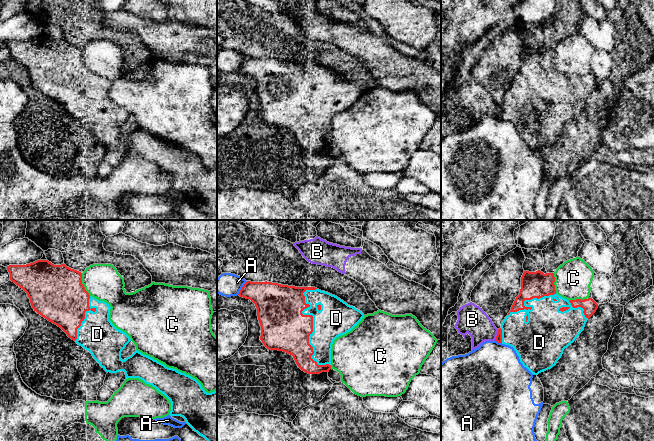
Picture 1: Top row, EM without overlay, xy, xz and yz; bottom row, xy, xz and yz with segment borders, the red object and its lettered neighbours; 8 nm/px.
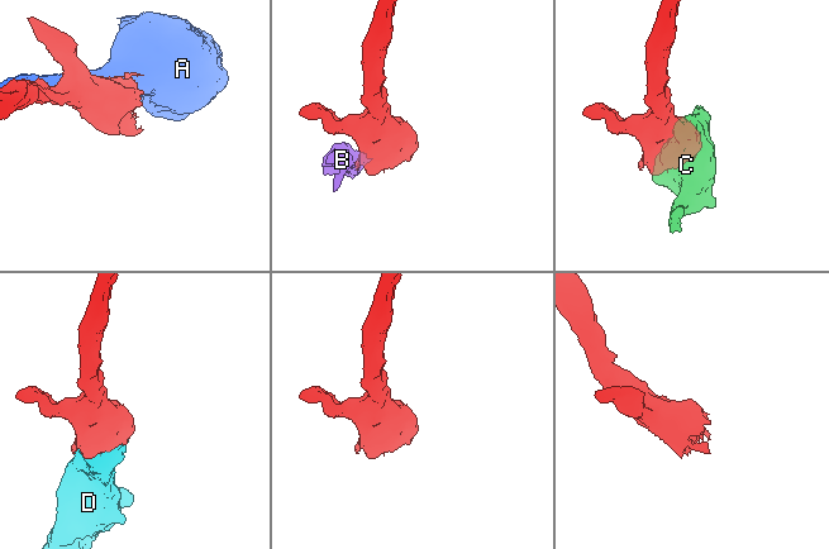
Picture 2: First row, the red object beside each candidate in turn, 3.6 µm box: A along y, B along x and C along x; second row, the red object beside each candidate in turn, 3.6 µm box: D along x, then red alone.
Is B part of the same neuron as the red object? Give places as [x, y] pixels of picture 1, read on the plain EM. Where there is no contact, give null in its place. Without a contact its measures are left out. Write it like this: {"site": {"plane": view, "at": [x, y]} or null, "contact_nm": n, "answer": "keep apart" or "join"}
{"site": {"plane": "yz", "at": [497, 111]}, "contact_nm": 100, "answer": "keep apart"}

